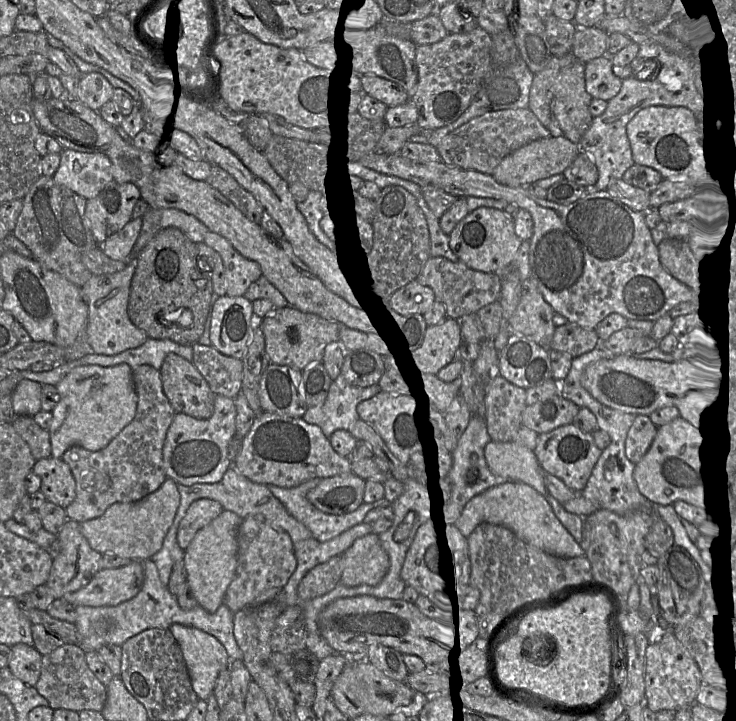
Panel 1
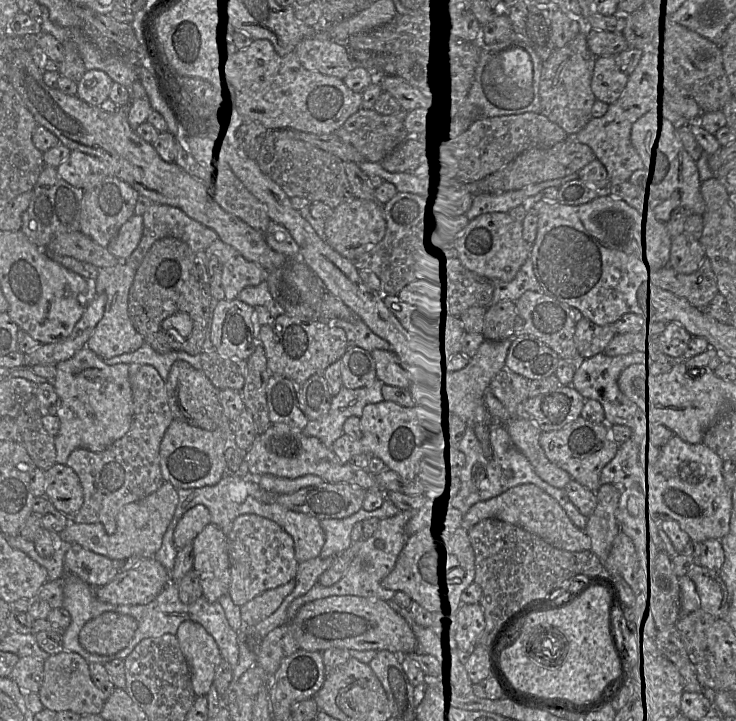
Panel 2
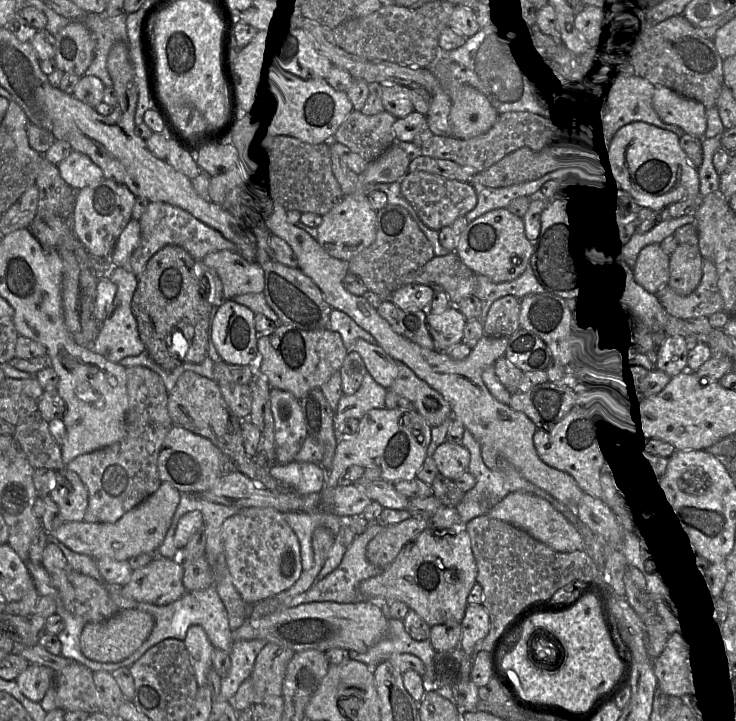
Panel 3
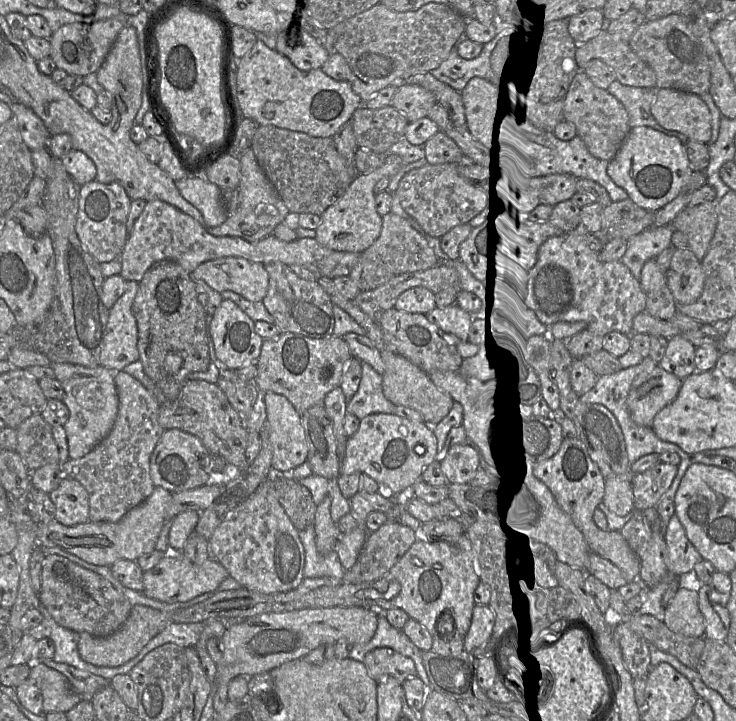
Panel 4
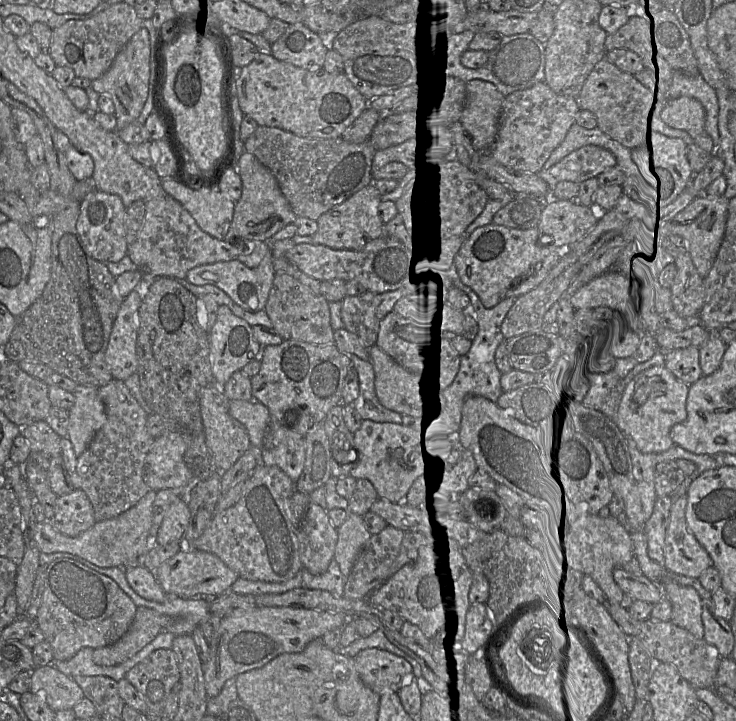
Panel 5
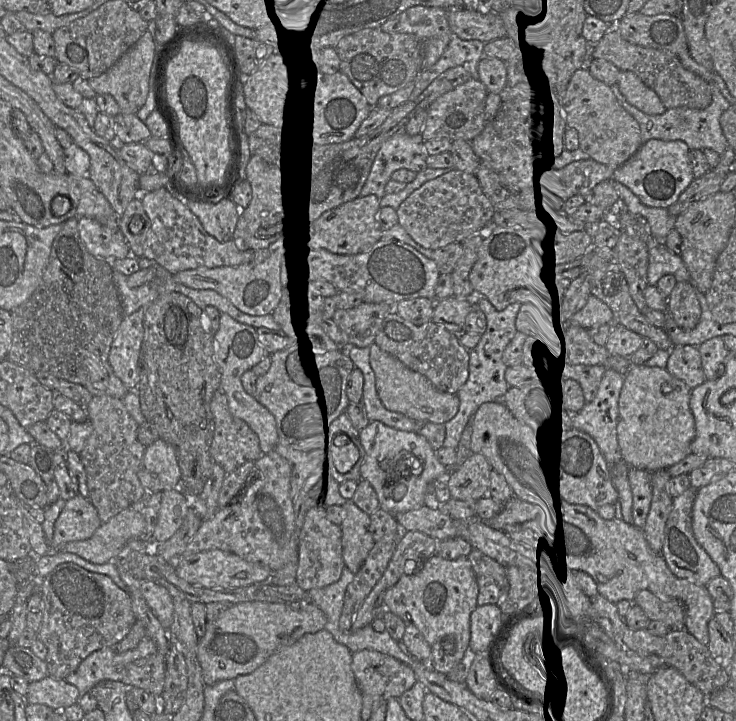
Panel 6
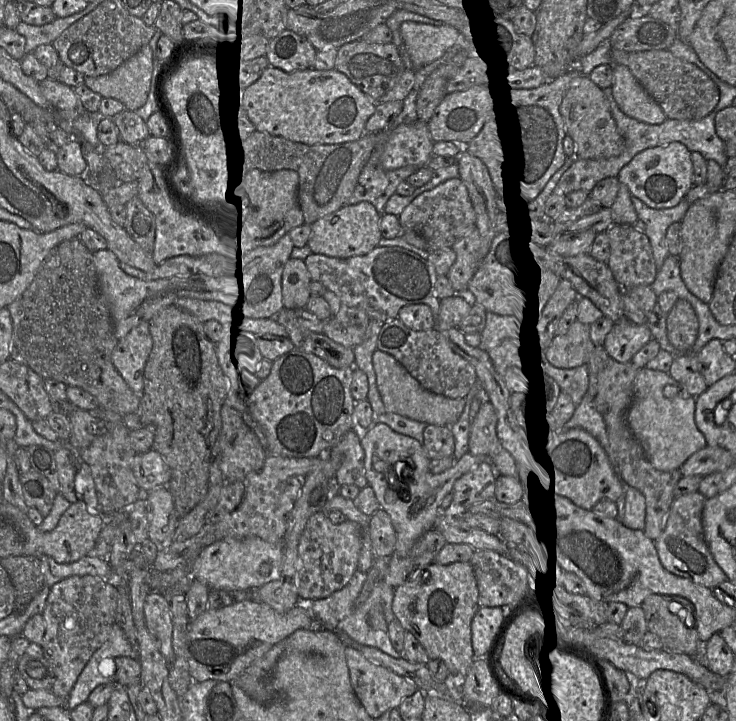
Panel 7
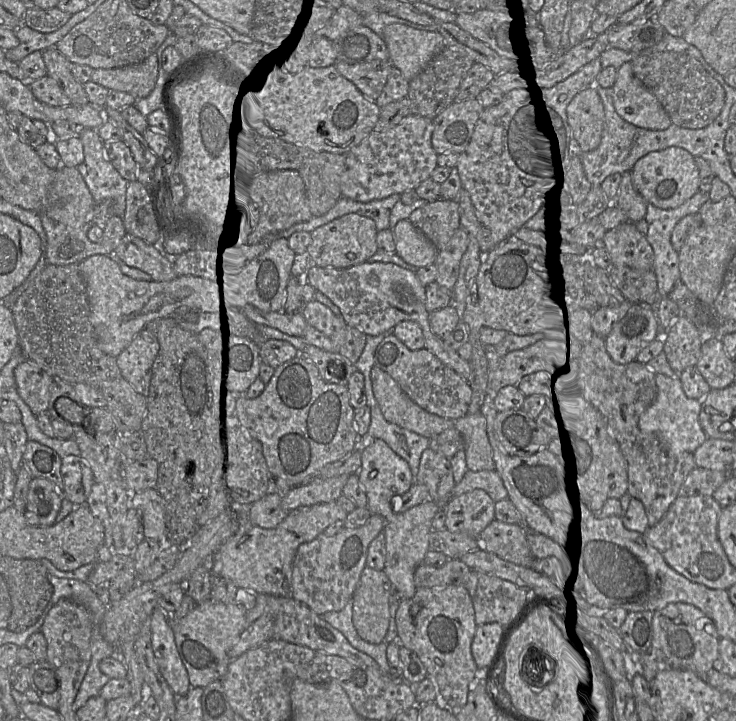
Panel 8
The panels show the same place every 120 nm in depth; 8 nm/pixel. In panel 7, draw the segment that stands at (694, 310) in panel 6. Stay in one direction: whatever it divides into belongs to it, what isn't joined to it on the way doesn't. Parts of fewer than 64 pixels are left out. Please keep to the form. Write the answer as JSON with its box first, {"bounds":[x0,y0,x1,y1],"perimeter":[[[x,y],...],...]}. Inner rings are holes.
{"bounds":[667,299,698,354],"perimeter":[[[678,299],[667,314],[667,337],[679,354],[691,353],[698,335],[698,318],[691,304]]]}

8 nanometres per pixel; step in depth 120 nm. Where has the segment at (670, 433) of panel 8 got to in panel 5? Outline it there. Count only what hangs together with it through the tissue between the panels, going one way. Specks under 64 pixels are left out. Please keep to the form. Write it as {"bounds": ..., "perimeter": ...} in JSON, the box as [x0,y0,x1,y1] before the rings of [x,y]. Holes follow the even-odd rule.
{"bounds":[616,365,689,453],"perimeter":[[[663,365],[637,374],[626,386],[618,408],[616,424],[621,432],[634,440],[643,453],[661,453],[674,443],[671,428],[687,418],[686,401],[689,385],[679,381]]]}

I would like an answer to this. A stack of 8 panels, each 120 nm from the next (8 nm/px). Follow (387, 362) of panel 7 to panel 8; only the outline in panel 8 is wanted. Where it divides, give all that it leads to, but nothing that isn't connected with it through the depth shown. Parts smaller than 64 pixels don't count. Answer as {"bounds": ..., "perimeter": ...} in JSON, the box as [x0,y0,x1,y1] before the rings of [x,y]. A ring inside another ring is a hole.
{"bounds":[371,366,455,439],"perimeter":[[[376,366],[371,370],[371,381],[374,395],[387,421],[430,439],[455,427],[454,420],[430,413],[418,405],[389,374]]]}

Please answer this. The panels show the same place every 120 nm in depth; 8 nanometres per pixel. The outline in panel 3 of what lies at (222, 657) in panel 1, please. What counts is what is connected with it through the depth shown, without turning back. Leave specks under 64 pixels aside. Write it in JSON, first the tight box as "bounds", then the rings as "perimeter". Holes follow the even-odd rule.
{"bounds":[183,625,215,687],"perimeter":[[[200,625],[190,626],[183,642],[190,655],[198,687],[207,685],[207,674],[212,668],[212,654],[215,647]]]}

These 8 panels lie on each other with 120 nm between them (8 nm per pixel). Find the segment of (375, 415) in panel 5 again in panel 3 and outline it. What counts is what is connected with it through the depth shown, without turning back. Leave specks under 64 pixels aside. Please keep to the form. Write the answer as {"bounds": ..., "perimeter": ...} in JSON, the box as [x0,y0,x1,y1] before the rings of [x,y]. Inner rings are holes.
{"bounds":[333,372,387,437],"perimeter":[[[366,372],[358,390],[351,394],[343,394],[334,412],[333,425],[336,434],[343,437],[342,430],[349,418],[360,419],[374,408],[385,408],[387,389],[377,383],[369,372]]]}

